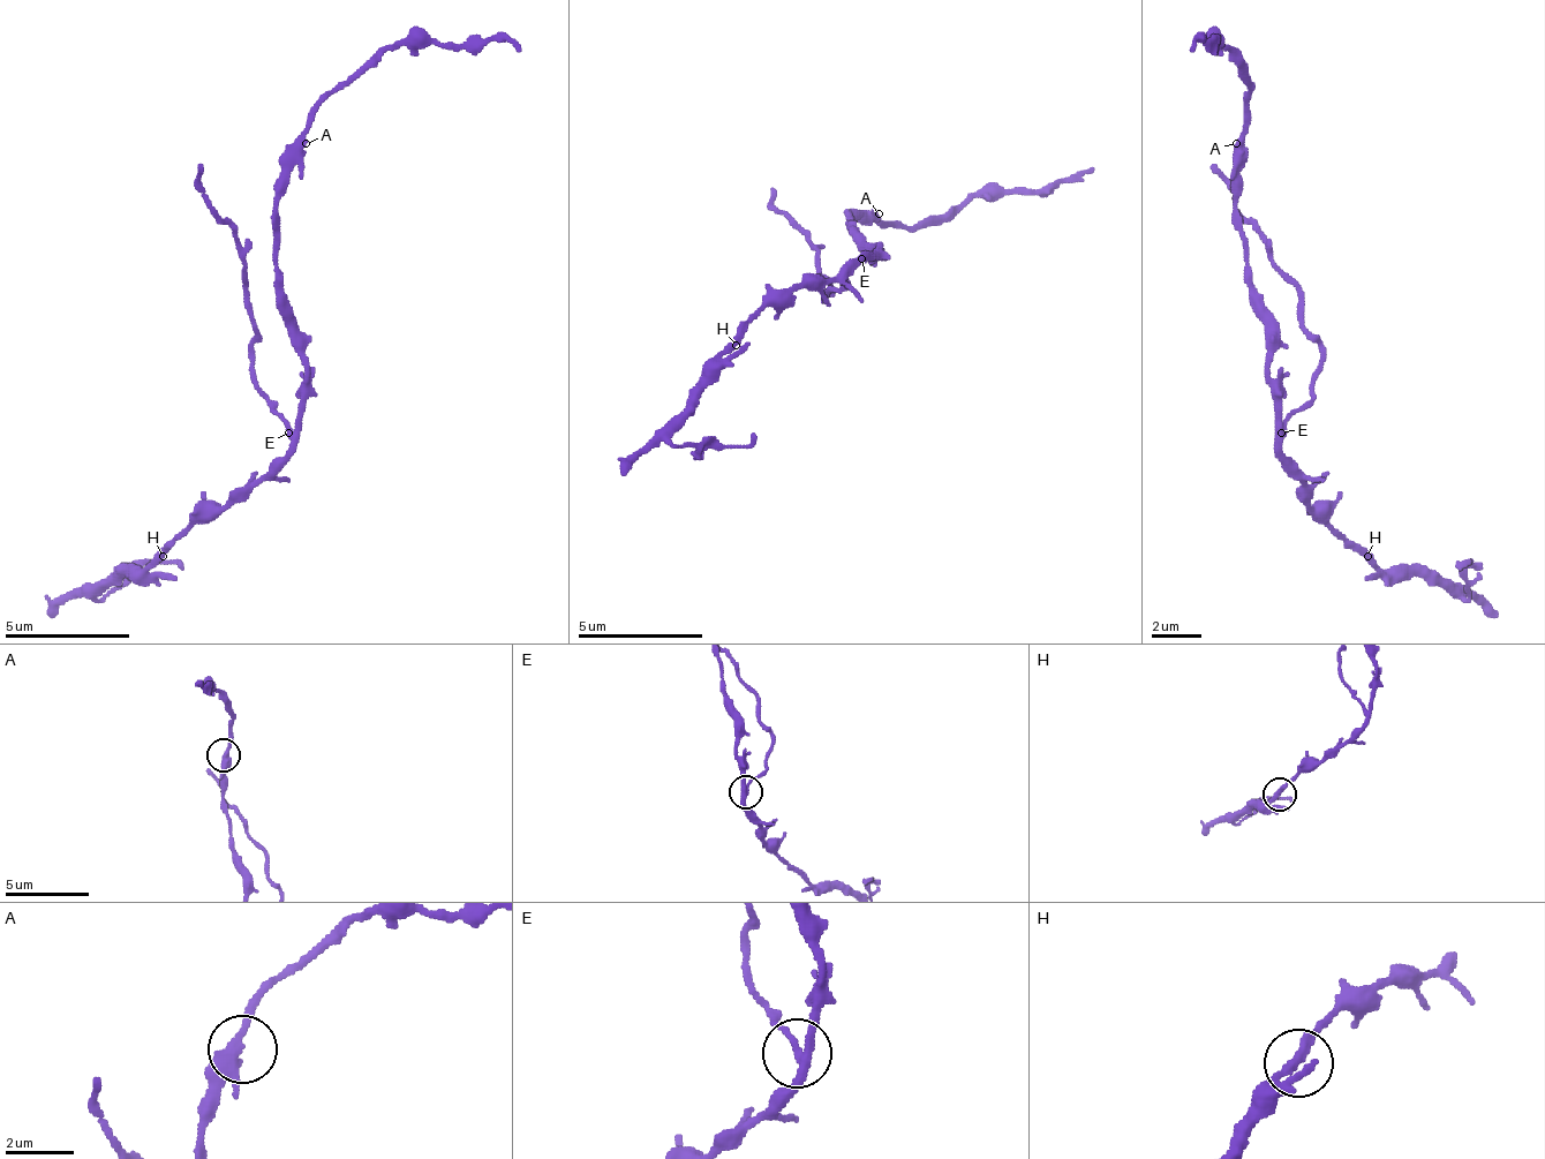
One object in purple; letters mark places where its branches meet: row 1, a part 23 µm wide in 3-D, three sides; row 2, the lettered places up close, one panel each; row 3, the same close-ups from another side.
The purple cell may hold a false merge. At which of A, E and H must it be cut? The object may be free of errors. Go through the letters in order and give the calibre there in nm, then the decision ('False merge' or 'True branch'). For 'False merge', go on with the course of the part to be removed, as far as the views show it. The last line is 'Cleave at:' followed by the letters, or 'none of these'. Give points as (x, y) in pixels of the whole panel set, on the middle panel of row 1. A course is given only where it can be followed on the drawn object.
A: Thickness 300 nm. True branch
E: Thickness 240 nm. False merge. Course of the part to remove: (860, 257), (829, 301), (816, 251), (779, 213), (773, 188)
H: Thickness 260 nm. True branch
Cleave at: E

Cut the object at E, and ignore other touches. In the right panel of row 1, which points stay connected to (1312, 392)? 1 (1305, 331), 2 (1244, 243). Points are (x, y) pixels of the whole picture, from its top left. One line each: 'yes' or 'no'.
1: yes
2: no

